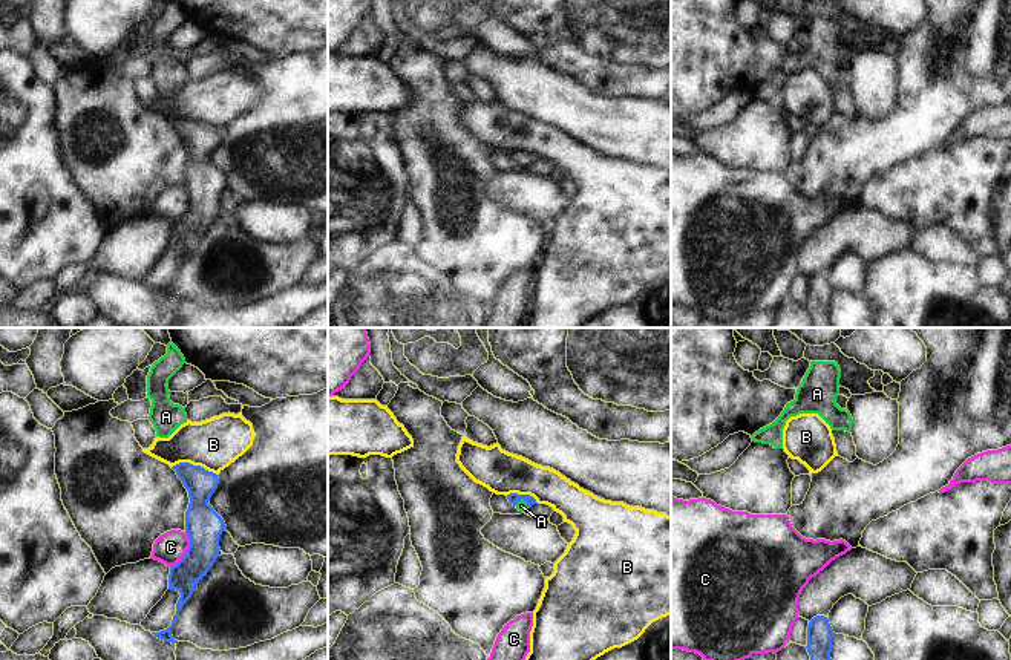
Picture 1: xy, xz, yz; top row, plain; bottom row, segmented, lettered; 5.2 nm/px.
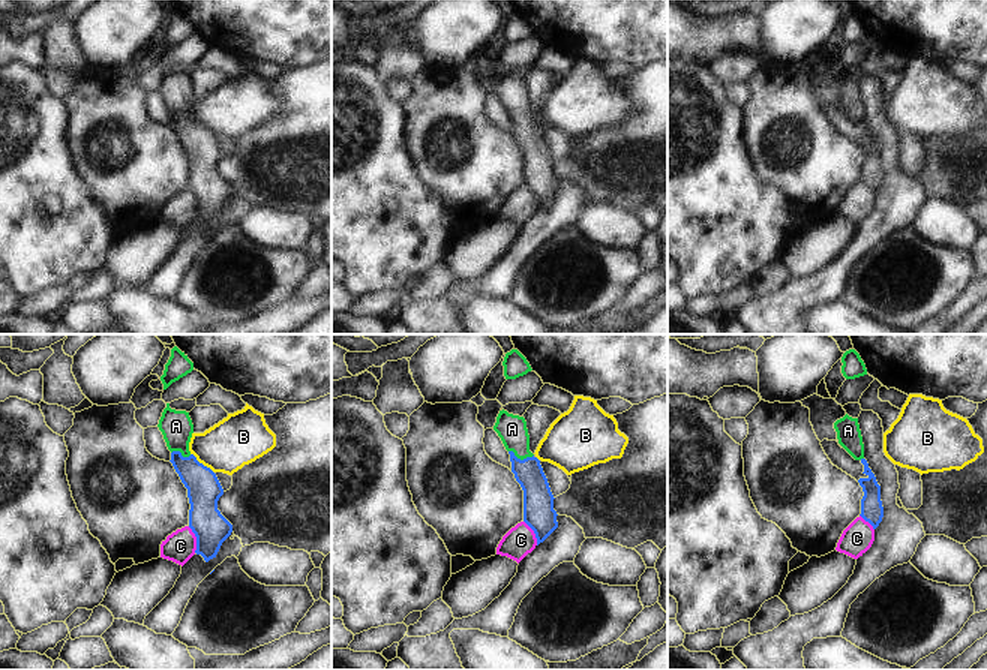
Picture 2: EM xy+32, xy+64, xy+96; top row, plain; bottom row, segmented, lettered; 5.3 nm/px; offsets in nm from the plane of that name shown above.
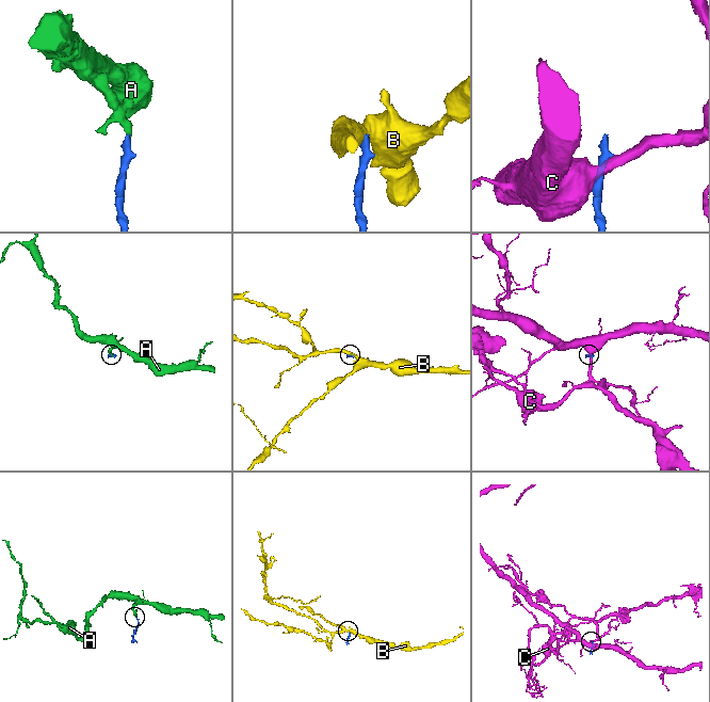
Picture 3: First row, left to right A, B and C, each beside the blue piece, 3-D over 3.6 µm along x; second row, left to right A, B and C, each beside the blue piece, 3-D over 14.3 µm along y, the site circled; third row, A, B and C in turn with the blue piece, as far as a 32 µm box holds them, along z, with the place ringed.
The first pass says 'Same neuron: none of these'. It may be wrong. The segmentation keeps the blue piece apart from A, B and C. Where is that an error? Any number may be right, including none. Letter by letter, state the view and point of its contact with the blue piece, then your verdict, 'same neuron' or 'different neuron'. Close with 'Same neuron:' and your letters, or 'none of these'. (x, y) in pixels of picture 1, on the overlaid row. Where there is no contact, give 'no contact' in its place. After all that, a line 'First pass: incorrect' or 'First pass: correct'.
A: xz (523, 498) | same neuron
B: xy (195, 466) | different neuron
C: xy (187, 550) | different neuron
Same neuron: A
First pass: incorrect

